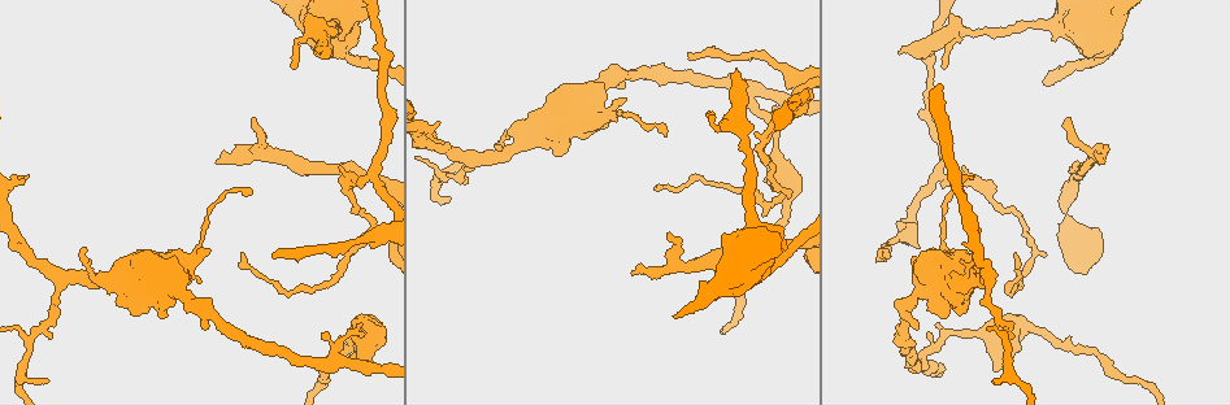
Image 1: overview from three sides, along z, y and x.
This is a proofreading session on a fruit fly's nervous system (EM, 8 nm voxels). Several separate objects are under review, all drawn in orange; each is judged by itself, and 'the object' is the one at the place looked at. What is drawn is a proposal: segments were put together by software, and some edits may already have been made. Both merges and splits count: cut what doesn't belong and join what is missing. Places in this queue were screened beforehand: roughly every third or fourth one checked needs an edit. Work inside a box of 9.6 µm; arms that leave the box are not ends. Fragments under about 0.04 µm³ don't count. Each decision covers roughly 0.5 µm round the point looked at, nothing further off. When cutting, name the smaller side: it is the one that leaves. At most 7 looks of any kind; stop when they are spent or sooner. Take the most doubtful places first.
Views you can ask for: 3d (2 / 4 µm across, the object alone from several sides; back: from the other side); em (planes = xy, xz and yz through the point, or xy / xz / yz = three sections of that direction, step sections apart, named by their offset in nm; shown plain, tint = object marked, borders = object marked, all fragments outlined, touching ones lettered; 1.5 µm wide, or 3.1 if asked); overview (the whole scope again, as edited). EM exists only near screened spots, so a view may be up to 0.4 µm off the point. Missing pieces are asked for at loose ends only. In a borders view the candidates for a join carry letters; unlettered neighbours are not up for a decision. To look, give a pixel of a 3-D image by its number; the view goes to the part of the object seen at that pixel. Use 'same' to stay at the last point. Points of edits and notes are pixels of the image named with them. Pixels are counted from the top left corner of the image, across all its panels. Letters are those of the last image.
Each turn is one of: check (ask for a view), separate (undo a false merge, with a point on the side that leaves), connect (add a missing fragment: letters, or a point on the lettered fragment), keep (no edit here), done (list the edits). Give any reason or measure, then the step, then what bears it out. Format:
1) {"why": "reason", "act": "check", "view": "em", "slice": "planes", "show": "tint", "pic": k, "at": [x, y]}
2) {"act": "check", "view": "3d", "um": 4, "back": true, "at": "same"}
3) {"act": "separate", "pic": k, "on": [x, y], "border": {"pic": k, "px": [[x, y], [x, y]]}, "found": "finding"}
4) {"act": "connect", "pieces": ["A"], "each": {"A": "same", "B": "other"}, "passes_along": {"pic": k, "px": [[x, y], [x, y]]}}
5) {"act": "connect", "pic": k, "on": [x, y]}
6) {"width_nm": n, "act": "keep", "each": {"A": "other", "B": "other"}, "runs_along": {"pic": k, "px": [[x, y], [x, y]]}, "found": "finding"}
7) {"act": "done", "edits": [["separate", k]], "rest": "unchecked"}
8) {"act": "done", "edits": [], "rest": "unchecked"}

{"act": "check", "view": "3d", "um": 4, "pic": 1, "at": [900, 52]}

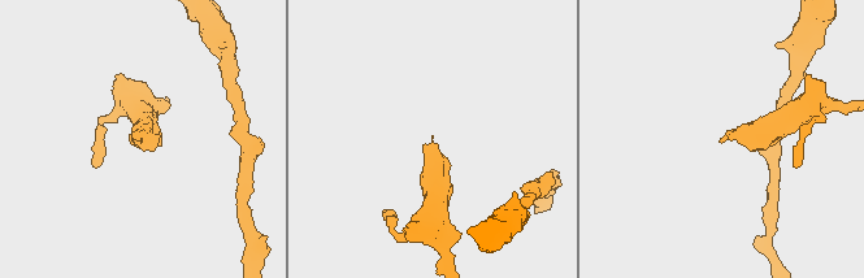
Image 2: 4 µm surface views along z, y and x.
{"why": "need the tissue", "act": "check", "view": "em", "slice": "yz", "step": 4, "show": "tint", "pic": 2, "at": [722, 139]}

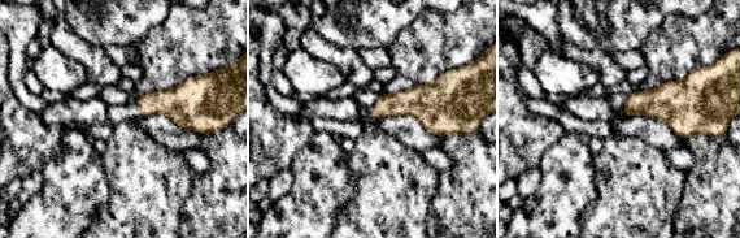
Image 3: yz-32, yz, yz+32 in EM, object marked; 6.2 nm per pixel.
{"why": "another direction", "act": "check", "view": "em", "slice": "planes", "show": "borders", "at": "same"}

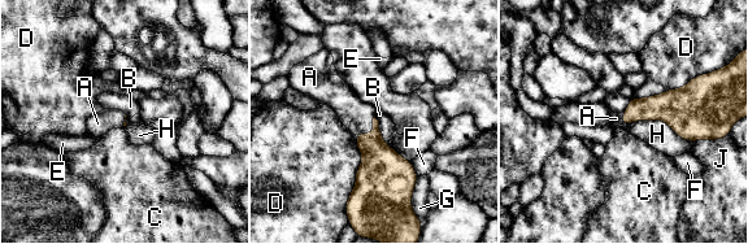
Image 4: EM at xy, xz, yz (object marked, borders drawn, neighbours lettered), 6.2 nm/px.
{"act": "connect", "pieces": ["A"], "each": {"A": "same", "B": "other", "C": "other", "D": "other", "E": "other", "F": "other", "G": "other", "H": "other", "J": "other"}, "passes_along": {"pic": 4, "px": [[383, 171], [373, 133], [355, 114]]}, "found": "the cell continues"}

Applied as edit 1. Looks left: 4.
{"why": "free end", "act": "check", "view": "em", "slice": "planes", "show": "tint", "pic": 1, "at": [993, 383]}

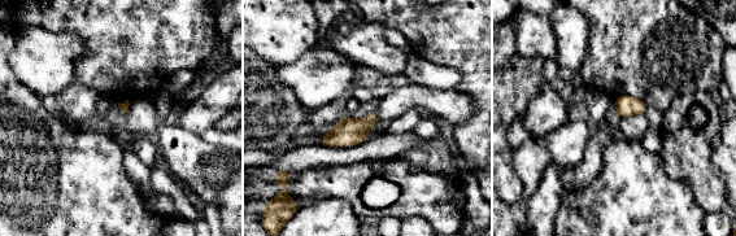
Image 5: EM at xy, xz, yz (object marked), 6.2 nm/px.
{"why": "see the neighbours", "act": "check", "view": "em", "slice": "planes", "show": "borders", "at": "same"}

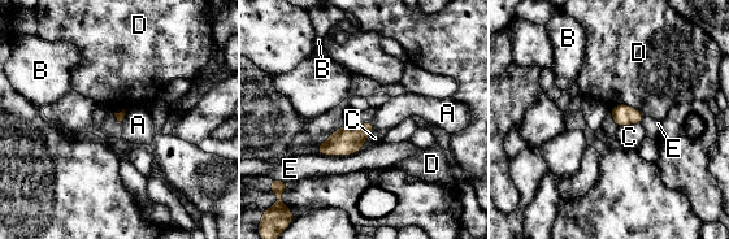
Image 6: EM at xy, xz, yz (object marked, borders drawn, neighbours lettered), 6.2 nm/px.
{"act": "keep", "each": {"A": "other", "B": "other", "C": "other", "D": "other", "E": "other"}, "found": "no lettered fragment goes on from it"}

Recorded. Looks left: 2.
{"why": "free end", "act": "check", "view": "em", "slice": "xz", "step": 8, "show": "tint", "pic": 1, "at": [995, 370]}

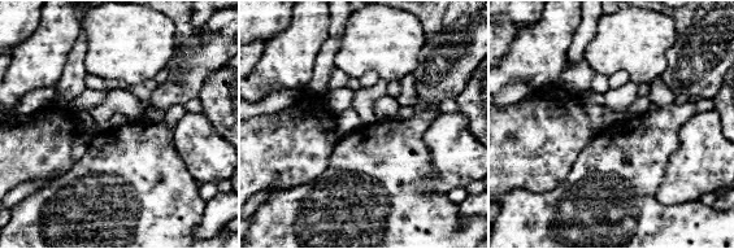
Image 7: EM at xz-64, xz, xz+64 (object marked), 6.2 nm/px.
{"why": "cut it another way", "act": "check", "view": "em", "slice": "planes", "show": "borders", "at": "same"}

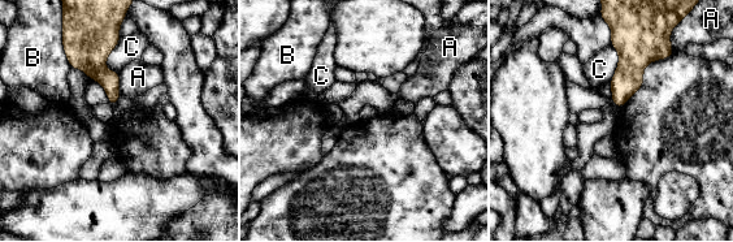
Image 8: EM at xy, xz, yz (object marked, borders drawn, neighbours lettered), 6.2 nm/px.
{"act": "keep", "each": {"A": "other", "B": "other", "C": "other"}, "border": {"pic": 8, "px": [[120, 73], [120, 99], [113, 107]]}, "found": "no lettered fragment goes on from it"}

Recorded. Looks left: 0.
{"act": "done", "edits": [["connect", 4]], "rest": "unchecked"}

